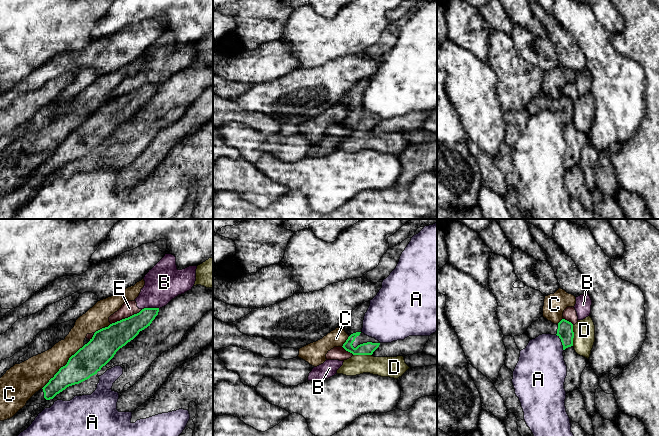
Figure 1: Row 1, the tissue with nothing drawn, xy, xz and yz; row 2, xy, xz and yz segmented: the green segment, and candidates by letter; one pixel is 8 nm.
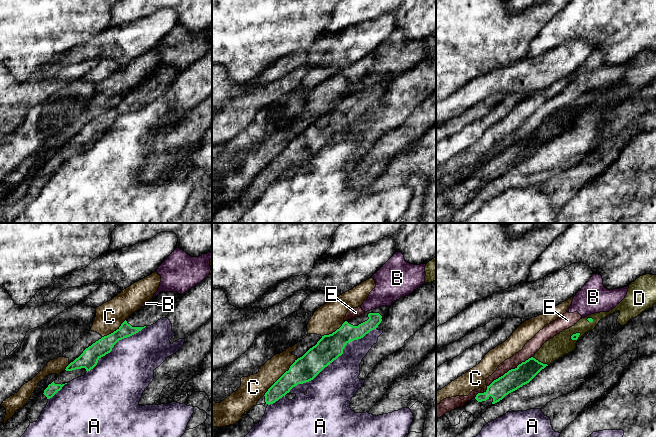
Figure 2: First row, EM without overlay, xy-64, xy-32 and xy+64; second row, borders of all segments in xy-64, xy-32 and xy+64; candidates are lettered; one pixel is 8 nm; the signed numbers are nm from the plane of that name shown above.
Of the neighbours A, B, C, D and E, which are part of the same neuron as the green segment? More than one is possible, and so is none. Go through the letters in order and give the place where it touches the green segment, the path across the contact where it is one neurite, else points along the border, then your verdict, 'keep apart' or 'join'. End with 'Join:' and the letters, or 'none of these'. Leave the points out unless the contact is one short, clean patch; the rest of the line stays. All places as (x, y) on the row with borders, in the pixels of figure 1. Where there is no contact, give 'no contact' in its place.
A: yz (561, 341) | keep apart
B: xy (150, 308) | along xy (159, 308), (142, 309) | keep apart
C: xy (63, 366) | keep apart
D: yz (573, 335) | keep apart
E: xy (126, 318) | keep apart
Join: none of these

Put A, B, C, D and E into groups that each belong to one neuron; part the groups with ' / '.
A / B E / C / D

